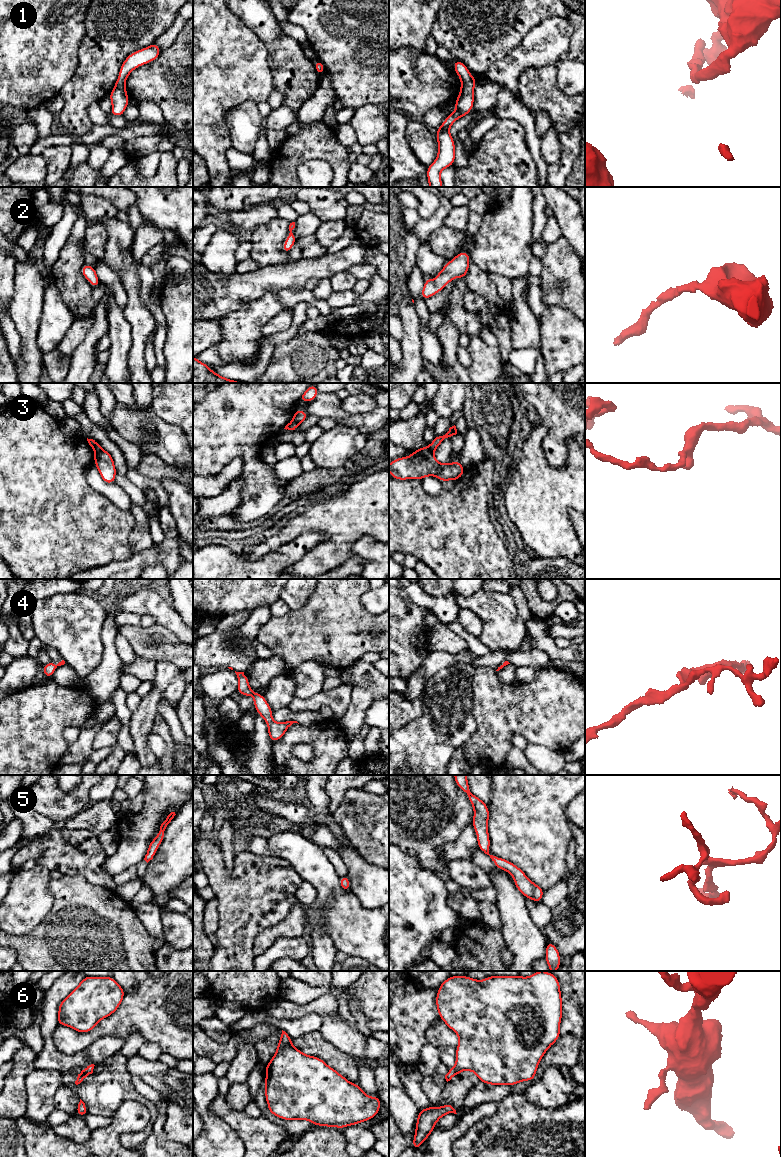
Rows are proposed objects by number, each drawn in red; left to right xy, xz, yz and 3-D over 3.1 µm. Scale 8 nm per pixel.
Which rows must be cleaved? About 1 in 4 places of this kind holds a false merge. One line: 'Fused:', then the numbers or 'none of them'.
Fused: 3

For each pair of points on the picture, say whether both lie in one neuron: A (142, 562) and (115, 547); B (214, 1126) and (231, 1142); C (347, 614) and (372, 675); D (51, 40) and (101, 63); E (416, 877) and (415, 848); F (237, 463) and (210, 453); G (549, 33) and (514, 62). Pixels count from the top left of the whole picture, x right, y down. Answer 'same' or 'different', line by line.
A: different
B: same
C: different
D: different
E: different
F: different
G: same

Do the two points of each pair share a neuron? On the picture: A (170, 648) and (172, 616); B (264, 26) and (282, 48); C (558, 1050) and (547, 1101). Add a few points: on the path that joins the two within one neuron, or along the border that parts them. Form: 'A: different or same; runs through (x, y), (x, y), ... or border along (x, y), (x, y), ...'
A: different; border along (156, 622), (166, 626), (182, 642)
B: same; runs through (268, 31), (277, 43)
C: different; border along (559, 1067), (548, 1066), (535, 1079)

